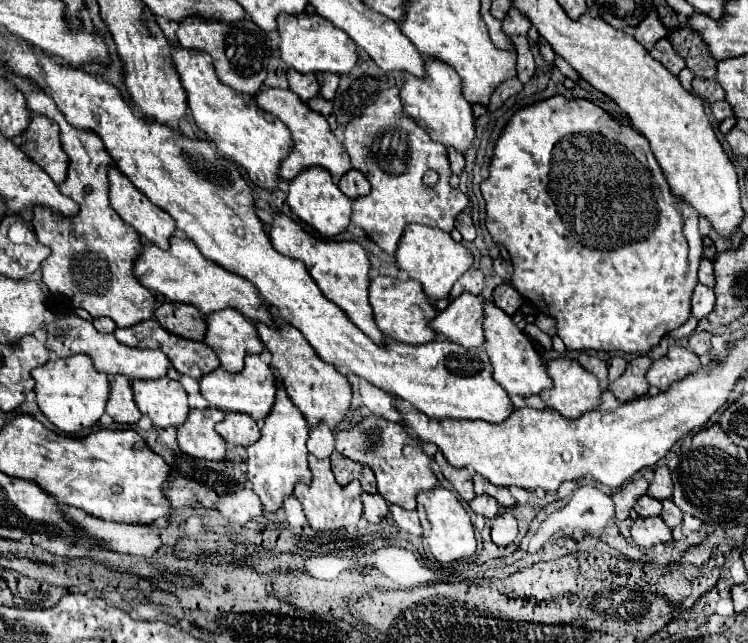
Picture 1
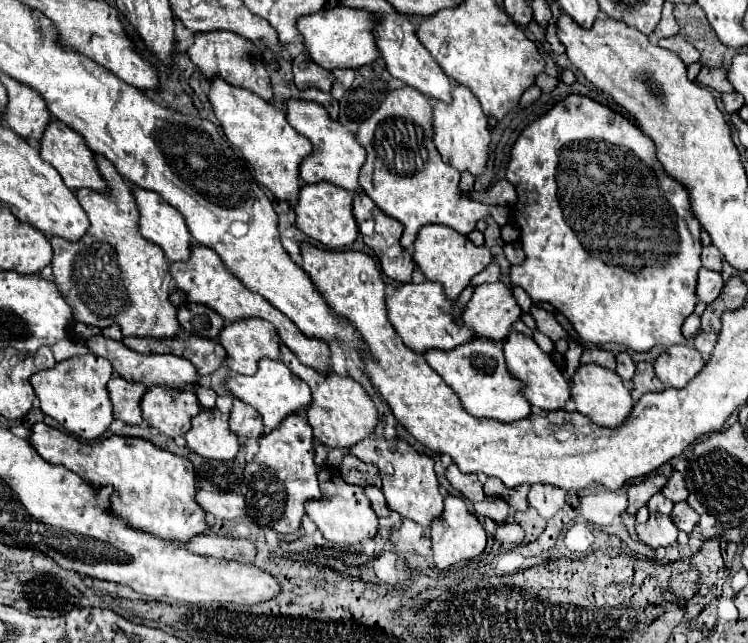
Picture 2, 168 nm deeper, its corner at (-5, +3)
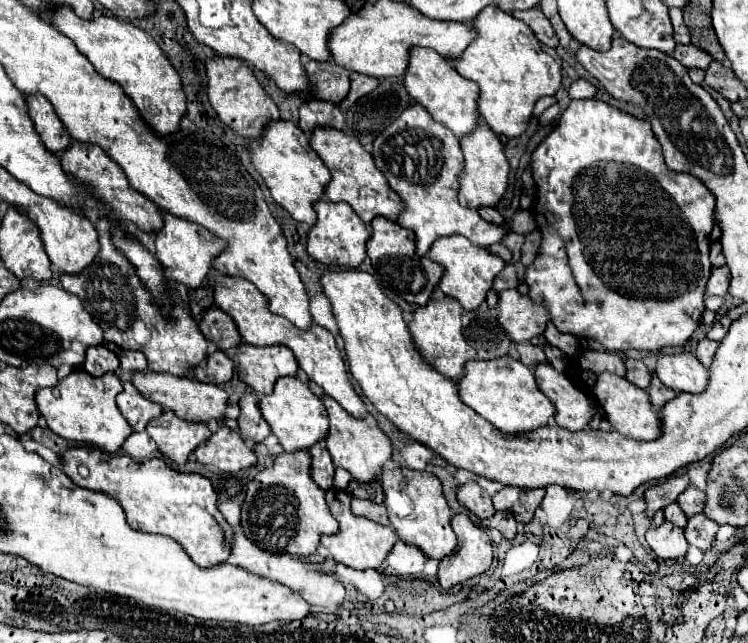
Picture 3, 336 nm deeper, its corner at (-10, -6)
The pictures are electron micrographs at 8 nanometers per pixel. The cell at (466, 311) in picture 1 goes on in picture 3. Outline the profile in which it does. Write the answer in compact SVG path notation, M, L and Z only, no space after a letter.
M517 290L499 292L497 308L499 308L499 324L509 334L509 338L513 342L523 342L523 340L531 340L535 336L541 336L545 332L547 322L551 322L551 316L545 306L533 302L527 294L519 294Z

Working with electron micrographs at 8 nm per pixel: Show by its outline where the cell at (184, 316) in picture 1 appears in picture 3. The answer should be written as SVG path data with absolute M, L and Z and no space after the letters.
M211 306L203 314L199 330L203 332L203 336L207 340L215 342L219 346L219 350L237 348L241 344L241 334L239 334L233 318L227 312L219 310L217 306Z

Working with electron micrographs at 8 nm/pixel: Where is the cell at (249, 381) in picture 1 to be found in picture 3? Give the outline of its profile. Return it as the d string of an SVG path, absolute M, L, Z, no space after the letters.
M285 376L277 380L273 394L263 396L261 400L261 414L271 426L273 434L279 438L285 452L309 450L329 432L329 418L321 398L315 392L311 392L309 382L301 382L297 376Z

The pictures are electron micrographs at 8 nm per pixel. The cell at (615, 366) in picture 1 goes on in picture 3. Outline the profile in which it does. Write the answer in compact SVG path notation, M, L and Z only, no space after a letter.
M627 358L625 364L627 364L627 376L625 376L625 378L627 378L631 384L647 390L647 388L649 388L649 382L651 382L651 370L647 370L647 366L645 366L641 360L631 360L631 358Z

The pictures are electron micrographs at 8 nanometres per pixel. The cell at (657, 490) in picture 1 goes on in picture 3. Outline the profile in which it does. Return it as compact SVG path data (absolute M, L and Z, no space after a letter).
M689 486L677 500L677 504L681 506L681 510L691 518L695 514L703 512L703 502L705 502L705 492L701 492L695 486Z

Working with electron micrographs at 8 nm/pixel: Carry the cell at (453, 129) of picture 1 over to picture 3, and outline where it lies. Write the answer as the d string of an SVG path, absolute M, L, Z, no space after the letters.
M481 120L481 124L477 124L477 128L475 128L475 134L461 138L461 148L465 154L465 170L461 174L461 190L459 190L461 206L473 208L473 210L483 208L483 206L495 208L499 204L499 200L505 196L507 180L509 180L509 162L503 154L503 146L501 146L499 138Z

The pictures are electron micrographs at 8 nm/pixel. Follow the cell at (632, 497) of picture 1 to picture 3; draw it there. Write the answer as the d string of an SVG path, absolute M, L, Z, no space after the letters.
M685 474L667 478L665 482L651 486L651 488L645 492L645 502L647 502L647 512L645 512L645 514L647 514L649 518L653 518L655 512L659 512L659 510L663 510L665 506L673 504L687 486L689 486L689 478L687 478Z

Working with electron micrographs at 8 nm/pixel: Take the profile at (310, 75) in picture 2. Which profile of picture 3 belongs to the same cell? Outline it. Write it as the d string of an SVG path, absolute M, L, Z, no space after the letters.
M307 62L307 76L315 90L315 98L339 104L349 90L349 70L335 62Z

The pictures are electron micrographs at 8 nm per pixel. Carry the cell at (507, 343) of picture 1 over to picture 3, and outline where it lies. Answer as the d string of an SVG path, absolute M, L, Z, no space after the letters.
M539 364L535 368L535 378L541 392L555 404L555 422L567 430L585 430L595 416L595 408L589 396L575 388L563 374L559 374L551 364Z

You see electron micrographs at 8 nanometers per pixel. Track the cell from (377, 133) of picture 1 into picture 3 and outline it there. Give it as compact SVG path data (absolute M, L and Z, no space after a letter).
M419 104L407 108L383 134L375 138L373 158L377 168L389 180L389 186L405 202L405 210L397 218L397 224L415 232L417 236L415 244L419 256L425 256L431 244L443 236L461 234L469 238L469 242L487 248L491 244L501 242L507 230L529 234L537 226L529 210L517 212L513 220L505 226L495 226L483 220L479 212L471 208L463 208L459 204L457 184L459 184L459 174L463 172L463 152L459 138L455 138L455 134L451 134L451 130L447 130L443 124L435 122L431 114L427 114L427 110L423 110L423 106Z

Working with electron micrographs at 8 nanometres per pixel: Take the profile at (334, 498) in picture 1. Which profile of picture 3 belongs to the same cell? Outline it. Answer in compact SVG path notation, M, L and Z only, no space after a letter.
M337 488L327 490L327 504L331 508L333 518L337 518L337 522L339 522L339 534L323 536L321 544L331 552L333 560L339 564L345 564L345 566L355 568L355 570L369 570L369 568L381 570L387 554L391 552L391 548L397 542L397 534L393 532L391 526L381 526L373 520L351 514L349 500L351 500L351 496L343 490L337 490Z

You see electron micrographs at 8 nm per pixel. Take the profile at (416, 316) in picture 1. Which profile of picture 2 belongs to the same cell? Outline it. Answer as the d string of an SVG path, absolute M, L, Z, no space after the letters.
M424 281L420 285L402 283L394 289L390 297L386 297L386 309L392 327L402 337L404 345L414 349L416 353L424 353L428 349L454 349L456 345L466 343L474 335L466 325L460 325L454 301L450 301L444 295L442 285L434 281Z

